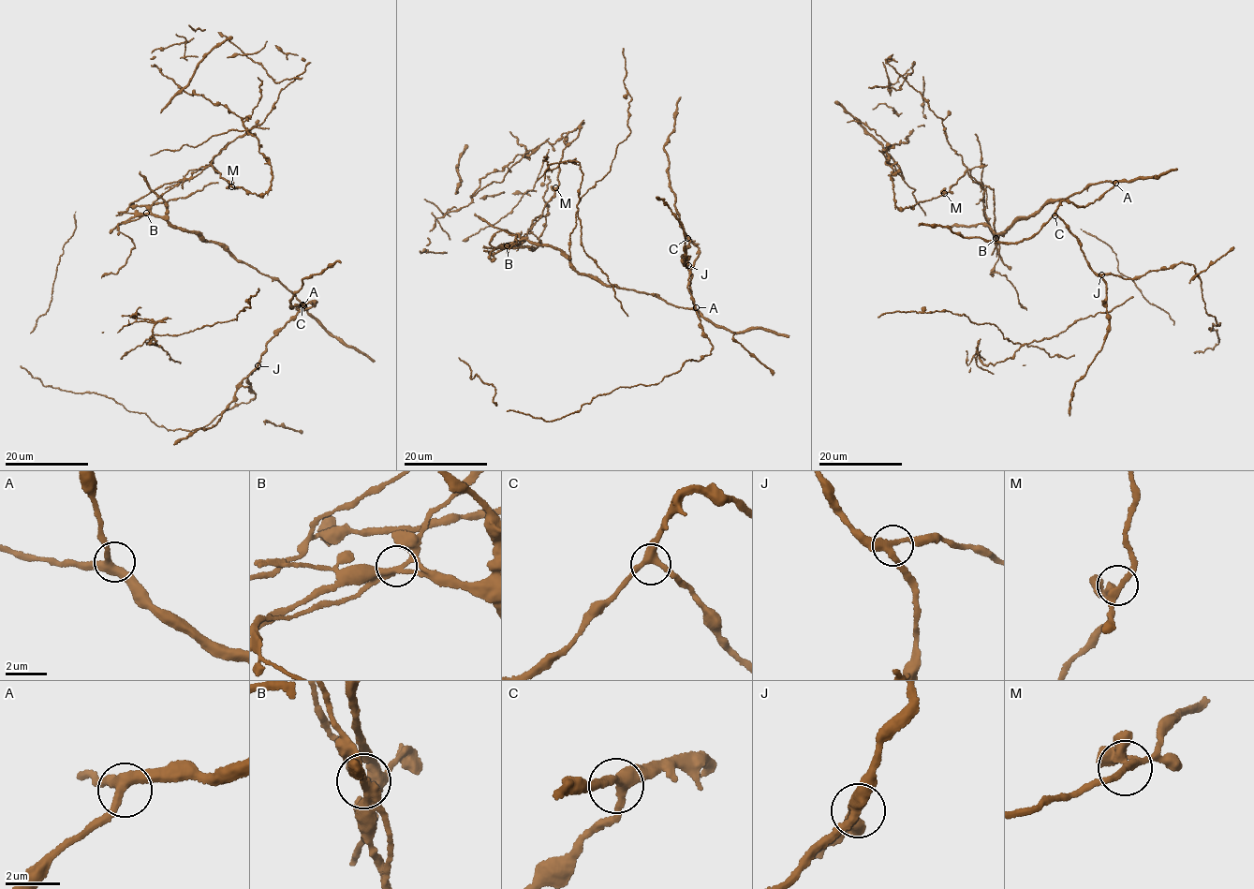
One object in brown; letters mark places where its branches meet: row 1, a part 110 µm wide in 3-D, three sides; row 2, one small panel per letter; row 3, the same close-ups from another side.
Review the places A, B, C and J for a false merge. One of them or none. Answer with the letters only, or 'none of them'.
B

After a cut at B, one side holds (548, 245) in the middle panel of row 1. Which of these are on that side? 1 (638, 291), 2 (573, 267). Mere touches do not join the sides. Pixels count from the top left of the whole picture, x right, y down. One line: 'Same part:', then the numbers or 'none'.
Same part: 1, 2

